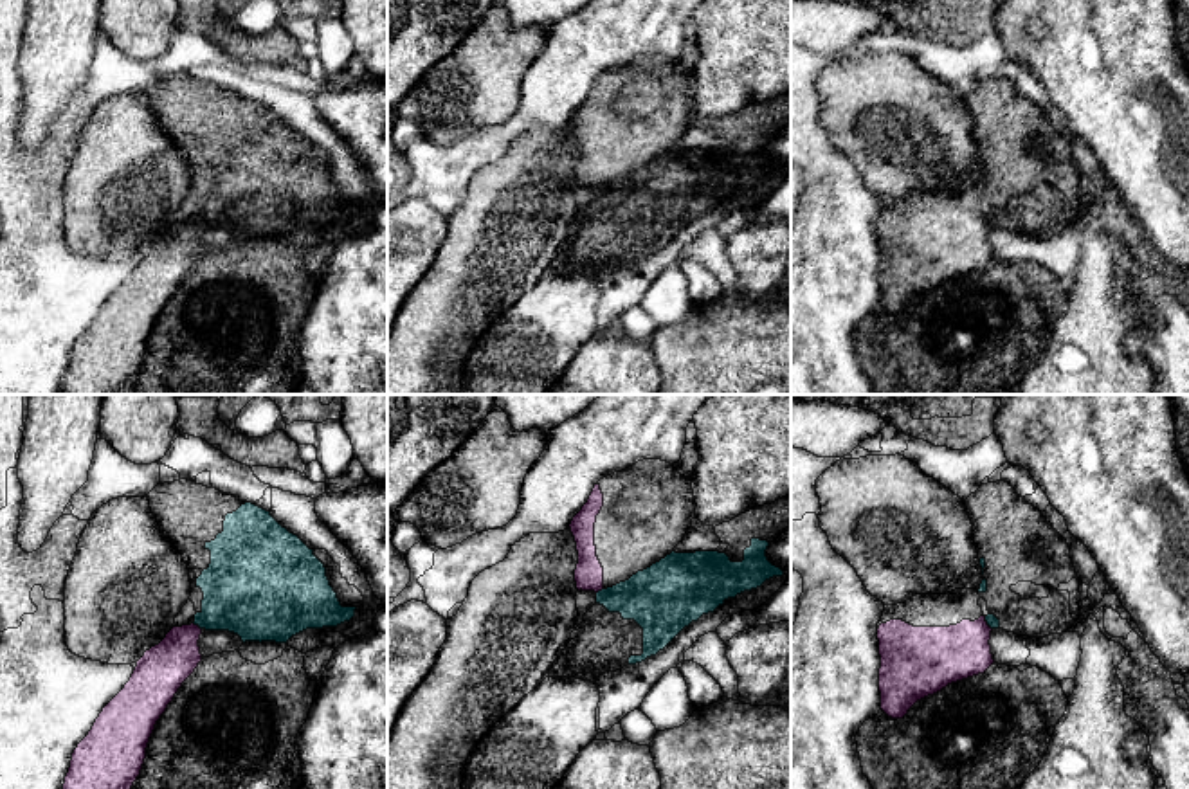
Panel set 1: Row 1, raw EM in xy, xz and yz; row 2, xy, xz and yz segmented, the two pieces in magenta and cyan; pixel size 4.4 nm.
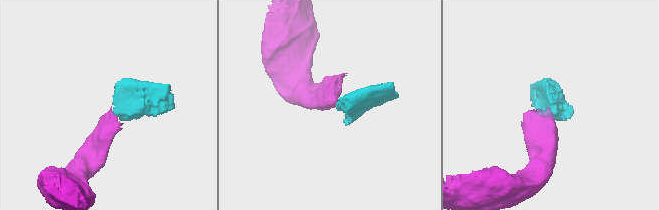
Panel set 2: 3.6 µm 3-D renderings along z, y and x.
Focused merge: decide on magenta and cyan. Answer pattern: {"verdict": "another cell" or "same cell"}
{"verdict": "another cell"}

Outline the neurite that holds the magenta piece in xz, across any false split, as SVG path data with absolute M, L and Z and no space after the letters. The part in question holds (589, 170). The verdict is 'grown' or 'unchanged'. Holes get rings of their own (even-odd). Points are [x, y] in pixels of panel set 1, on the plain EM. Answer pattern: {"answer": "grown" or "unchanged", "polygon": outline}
{"answer": "grown", "polygon": "M643 56L600 76L569 121L578 148L576 186L598 189L659 159L683 137L694 113L692 76L683 74L677 61Z"}

